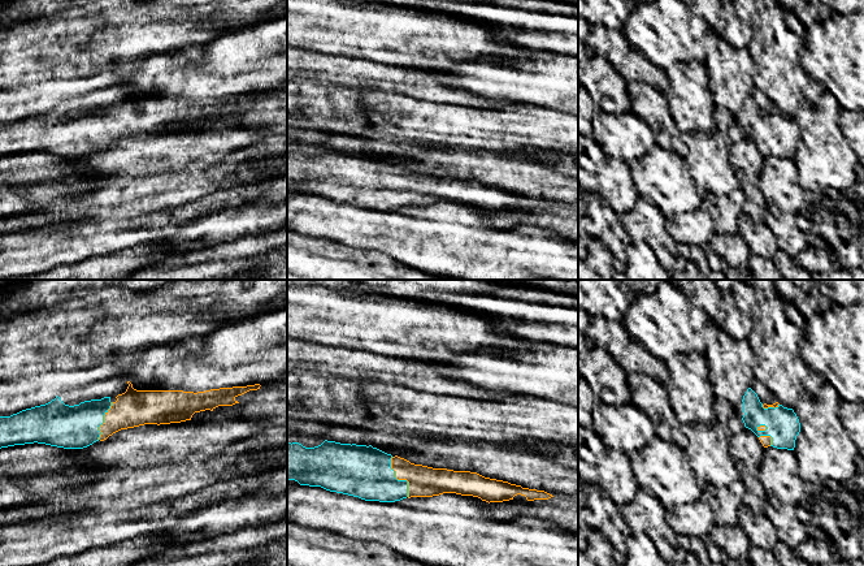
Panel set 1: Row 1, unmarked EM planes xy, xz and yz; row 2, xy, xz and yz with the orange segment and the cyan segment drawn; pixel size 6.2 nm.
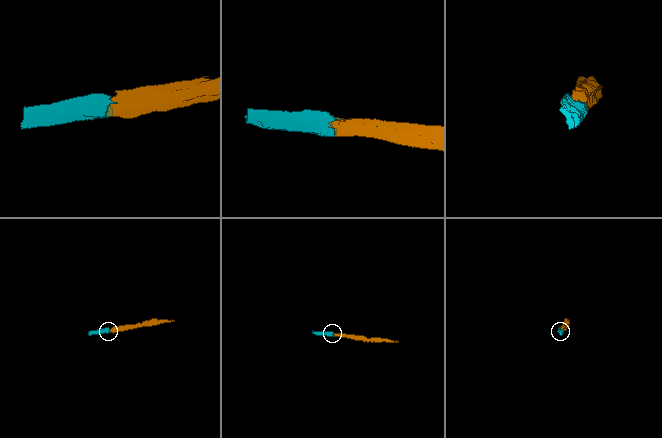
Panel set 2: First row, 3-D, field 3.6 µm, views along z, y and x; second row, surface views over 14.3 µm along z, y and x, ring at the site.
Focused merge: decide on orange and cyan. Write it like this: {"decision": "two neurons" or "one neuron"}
{"decision": "one neuron"}

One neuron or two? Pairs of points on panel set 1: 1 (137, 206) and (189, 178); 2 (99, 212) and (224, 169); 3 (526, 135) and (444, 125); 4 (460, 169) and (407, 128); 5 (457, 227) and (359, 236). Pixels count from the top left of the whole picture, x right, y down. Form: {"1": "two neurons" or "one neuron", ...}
{"1": "one neuron", "2": "one neuron", "3": "one neuron", "4": "two neurons", "5": "one neuron"}

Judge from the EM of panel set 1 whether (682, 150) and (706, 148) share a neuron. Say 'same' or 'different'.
different

